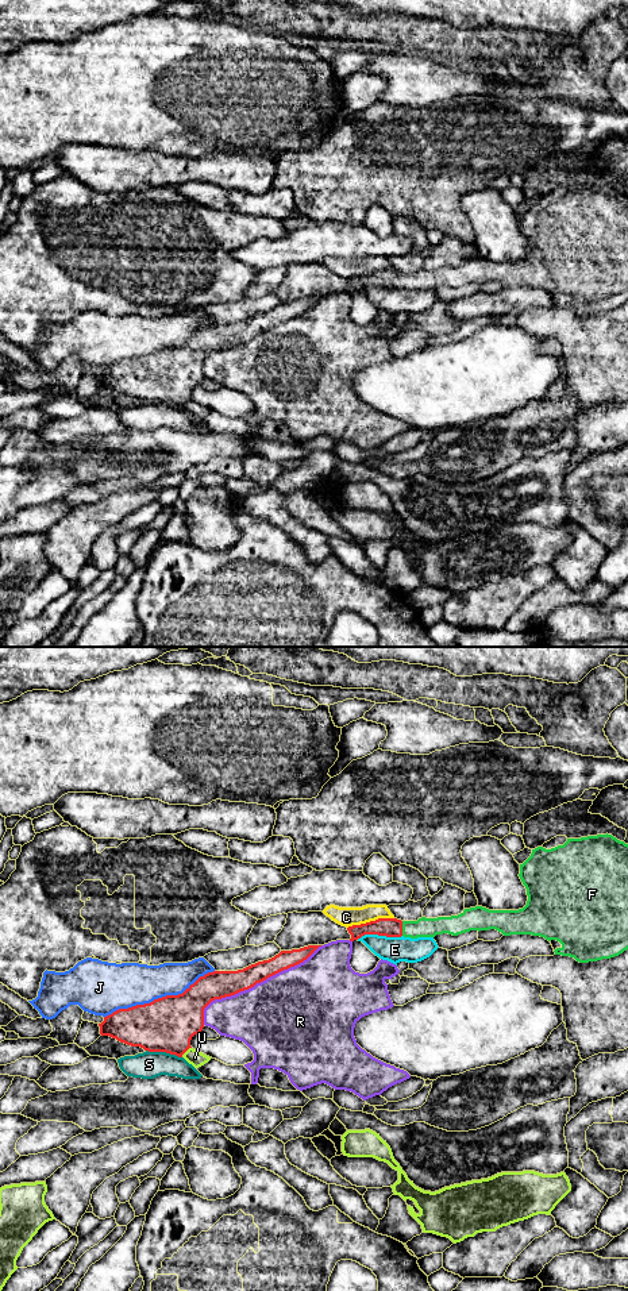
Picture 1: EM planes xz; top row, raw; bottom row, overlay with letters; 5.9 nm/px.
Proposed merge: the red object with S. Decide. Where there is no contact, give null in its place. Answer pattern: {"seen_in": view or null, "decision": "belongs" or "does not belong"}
{"seen_in": "xz", "decision": "does not belong"}

